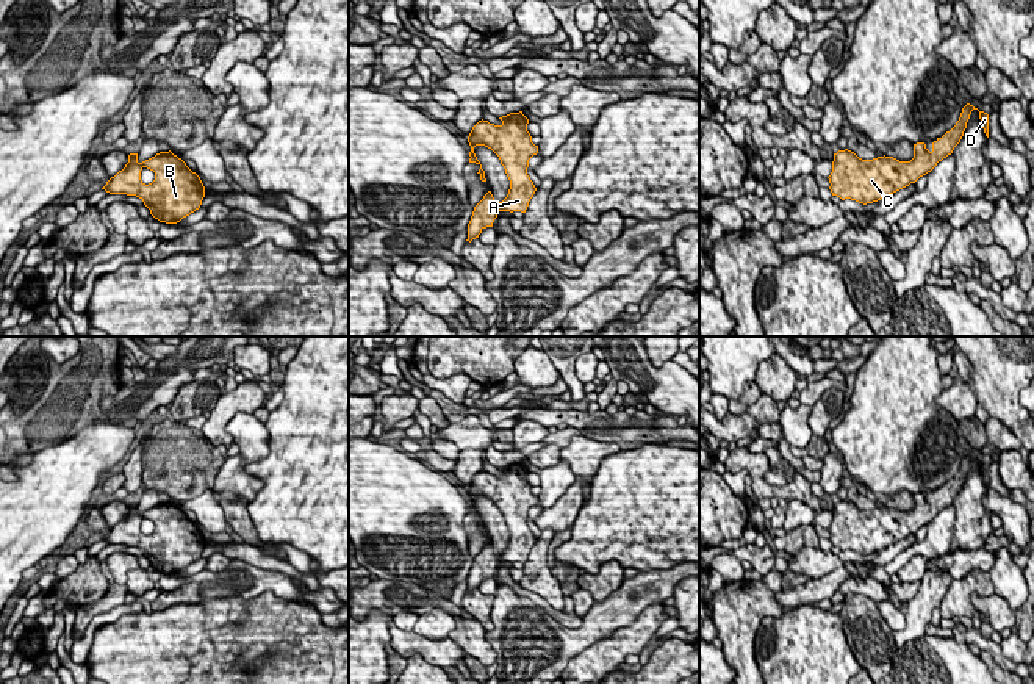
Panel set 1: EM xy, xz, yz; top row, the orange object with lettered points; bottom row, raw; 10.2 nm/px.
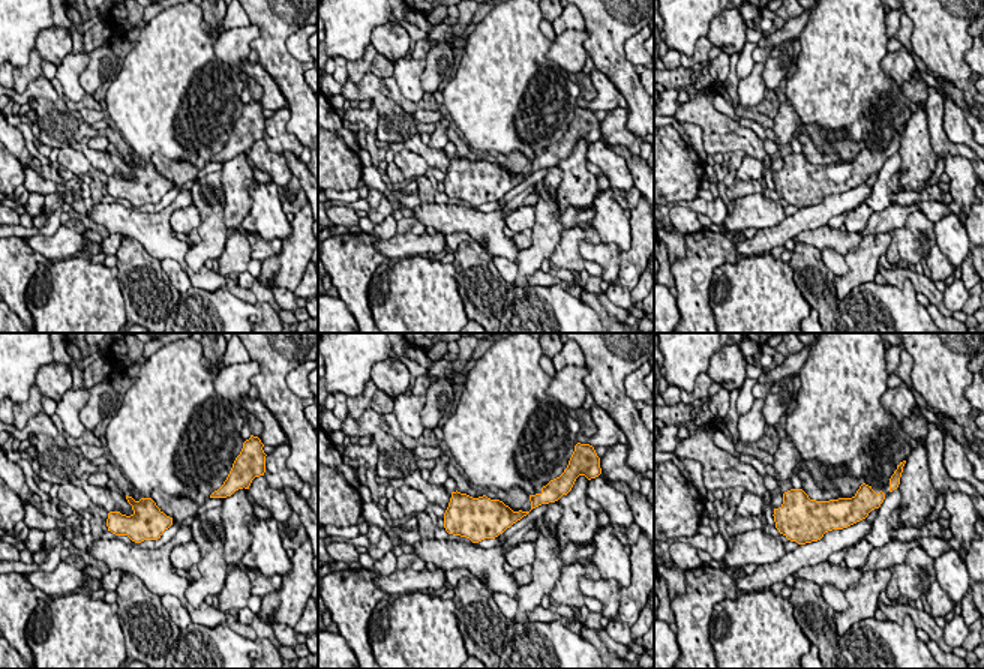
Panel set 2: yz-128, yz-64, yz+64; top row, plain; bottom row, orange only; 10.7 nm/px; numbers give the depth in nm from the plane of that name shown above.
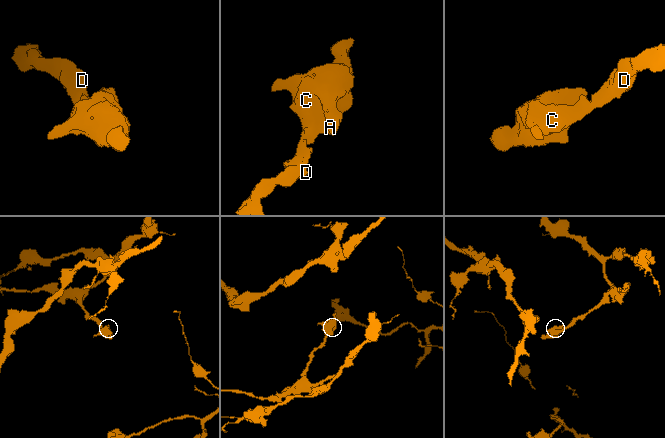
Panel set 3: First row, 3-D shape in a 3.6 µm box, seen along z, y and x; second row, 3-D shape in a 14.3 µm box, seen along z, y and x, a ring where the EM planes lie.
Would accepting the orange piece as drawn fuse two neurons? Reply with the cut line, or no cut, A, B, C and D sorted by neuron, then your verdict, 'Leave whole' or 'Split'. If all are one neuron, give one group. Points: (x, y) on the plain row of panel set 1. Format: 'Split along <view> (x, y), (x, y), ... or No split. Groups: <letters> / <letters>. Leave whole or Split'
No split. Groups: A B C D. Leave whole

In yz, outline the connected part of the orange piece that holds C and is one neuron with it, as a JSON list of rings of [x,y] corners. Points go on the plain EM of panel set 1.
[[[967,454],[956,476],[932,493],[931,502],[924,493],[914,495],[910,512],[899,512],[885,506],[862,510],[848,499],[838,501],[834,504],[832,523],[828,527],[832,546],[867,556],[915,534],[931,523],[939,512],[953,504],[964,487],[973,460],[978,459]]]

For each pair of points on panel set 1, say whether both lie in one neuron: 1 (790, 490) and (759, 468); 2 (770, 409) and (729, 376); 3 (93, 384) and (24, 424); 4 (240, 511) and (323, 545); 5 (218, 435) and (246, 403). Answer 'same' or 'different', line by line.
1: same
2: different
3: same
4: different
5: same

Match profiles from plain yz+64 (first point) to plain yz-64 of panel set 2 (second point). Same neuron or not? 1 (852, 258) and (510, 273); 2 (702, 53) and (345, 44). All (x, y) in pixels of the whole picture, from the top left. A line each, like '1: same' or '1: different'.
1: different
2: different

